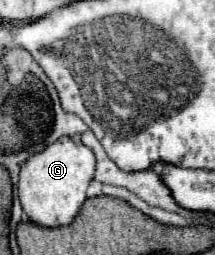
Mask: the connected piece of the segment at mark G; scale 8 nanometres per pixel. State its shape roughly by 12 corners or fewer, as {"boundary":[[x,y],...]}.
{"boundary":[[59,138],[21,166],[23,212],[37,226],[71,224],[95,154]]}

